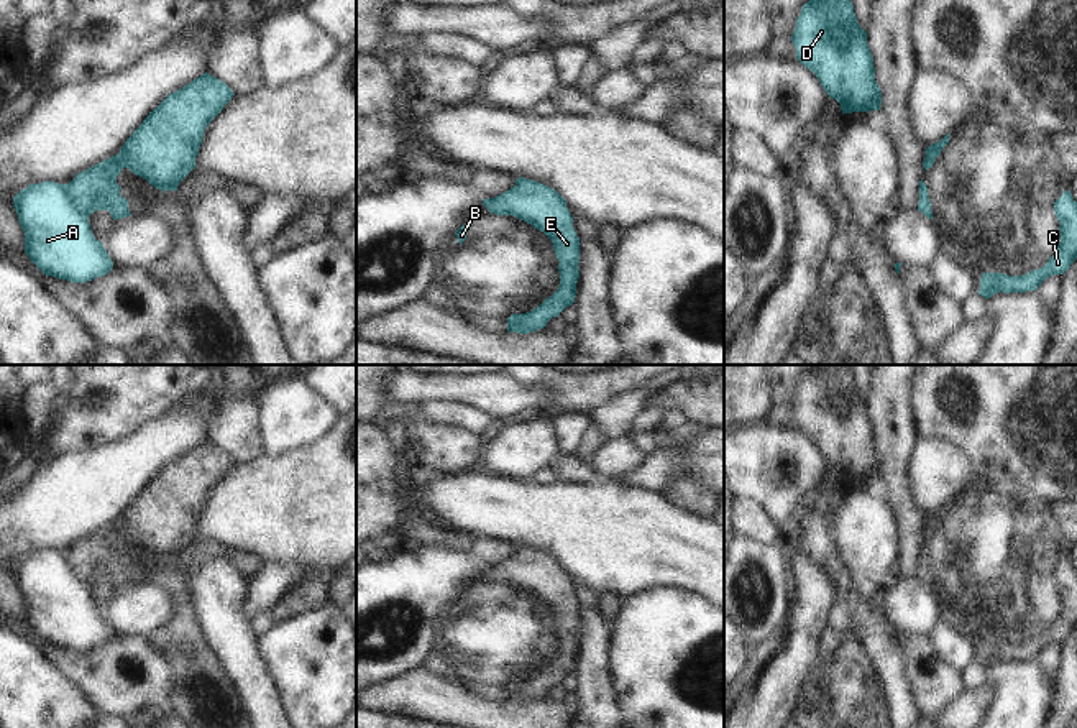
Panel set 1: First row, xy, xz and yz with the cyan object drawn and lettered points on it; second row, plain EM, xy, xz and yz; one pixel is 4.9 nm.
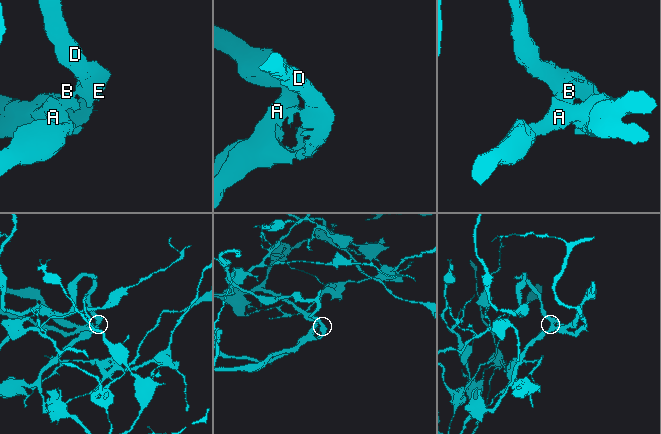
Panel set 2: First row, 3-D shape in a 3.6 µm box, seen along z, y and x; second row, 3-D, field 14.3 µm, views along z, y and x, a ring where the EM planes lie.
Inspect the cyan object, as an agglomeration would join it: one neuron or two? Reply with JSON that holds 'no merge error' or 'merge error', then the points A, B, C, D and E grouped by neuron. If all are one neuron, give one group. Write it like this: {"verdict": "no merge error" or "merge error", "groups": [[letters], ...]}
{"verdict": "merge error", "groups": [["A", "B"], ["C", "D", "E"]]}

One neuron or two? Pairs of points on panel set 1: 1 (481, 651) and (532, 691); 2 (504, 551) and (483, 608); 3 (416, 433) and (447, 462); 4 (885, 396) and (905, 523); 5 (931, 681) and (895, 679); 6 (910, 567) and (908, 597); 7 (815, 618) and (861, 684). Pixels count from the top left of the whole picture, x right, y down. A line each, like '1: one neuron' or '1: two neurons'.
1: one neuron
2: two neurons
3: one neuron
4: one neuron
5: two neurons
6: two neurons
7: two neurons

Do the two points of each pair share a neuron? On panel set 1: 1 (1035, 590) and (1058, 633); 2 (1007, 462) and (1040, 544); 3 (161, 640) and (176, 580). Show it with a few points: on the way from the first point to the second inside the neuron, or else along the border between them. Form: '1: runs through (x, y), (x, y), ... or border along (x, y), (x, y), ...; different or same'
1: runs through (1035, 600), (1035, 608), (1049, 623); same
2: border along (980, 479), (990, 485), (1025, 488), (1049, 508); different
3: runs through (176, 625), (181, 620), (181, 595); same

